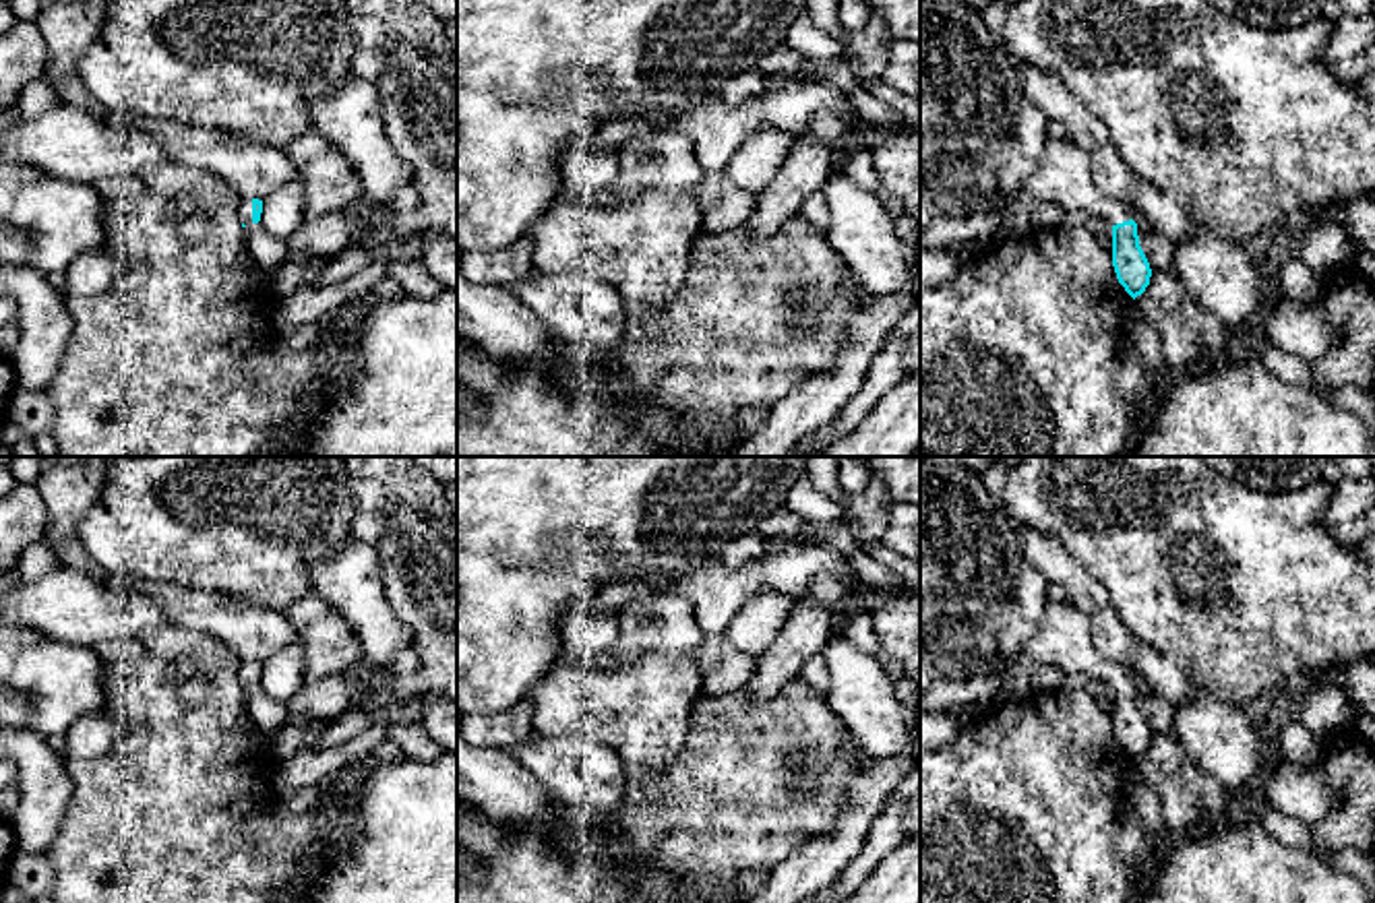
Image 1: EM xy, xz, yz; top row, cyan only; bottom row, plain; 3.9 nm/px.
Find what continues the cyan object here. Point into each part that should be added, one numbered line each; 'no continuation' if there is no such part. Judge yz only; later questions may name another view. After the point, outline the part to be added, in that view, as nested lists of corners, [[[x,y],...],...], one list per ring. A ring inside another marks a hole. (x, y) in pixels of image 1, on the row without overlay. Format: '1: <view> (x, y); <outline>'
1: yz (1063, 637); [[[1050,601],[1023,649],[1038,665],[1083,672],[1110,688],[1133,682],[1125,665],[1104,659],[1094,645],[1092,620],[1071,601]]]

